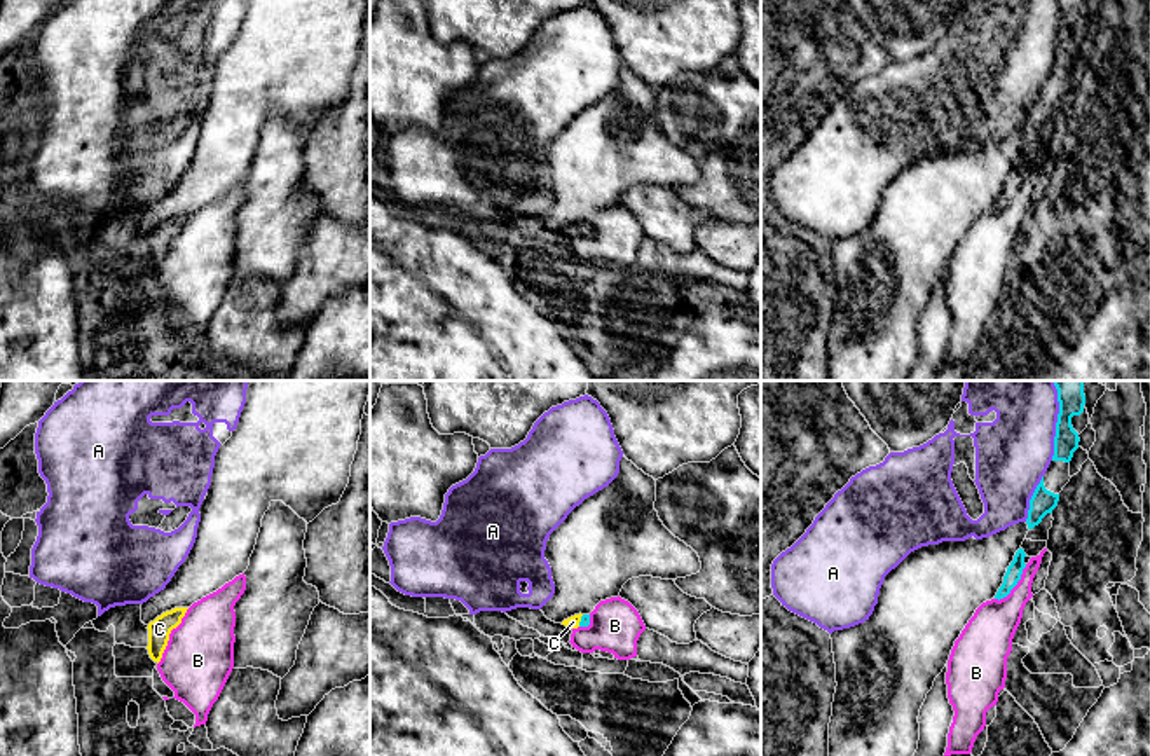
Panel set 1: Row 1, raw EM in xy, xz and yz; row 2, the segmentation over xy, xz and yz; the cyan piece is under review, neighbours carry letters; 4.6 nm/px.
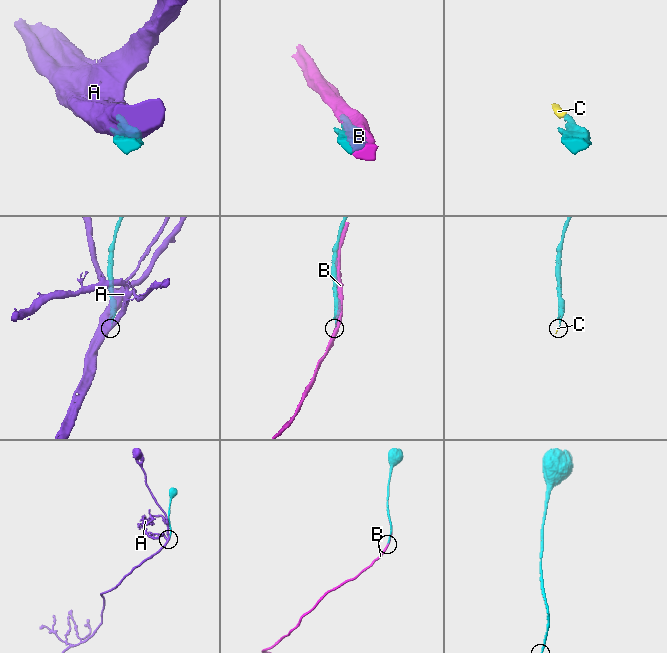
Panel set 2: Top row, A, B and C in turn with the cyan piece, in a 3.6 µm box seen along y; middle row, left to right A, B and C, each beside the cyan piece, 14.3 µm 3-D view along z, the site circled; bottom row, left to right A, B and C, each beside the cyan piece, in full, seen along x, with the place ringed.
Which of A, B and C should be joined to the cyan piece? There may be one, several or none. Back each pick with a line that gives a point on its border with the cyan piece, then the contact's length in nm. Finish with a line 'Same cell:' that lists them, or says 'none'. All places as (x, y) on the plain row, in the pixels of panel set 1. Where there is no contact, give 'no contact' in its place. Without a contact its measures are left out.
C: contact xz (581, 229); length 60 nm
Same cell: C

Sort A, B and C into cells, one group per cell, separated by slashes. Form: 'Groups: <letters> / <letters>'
Groups: A / B / C

